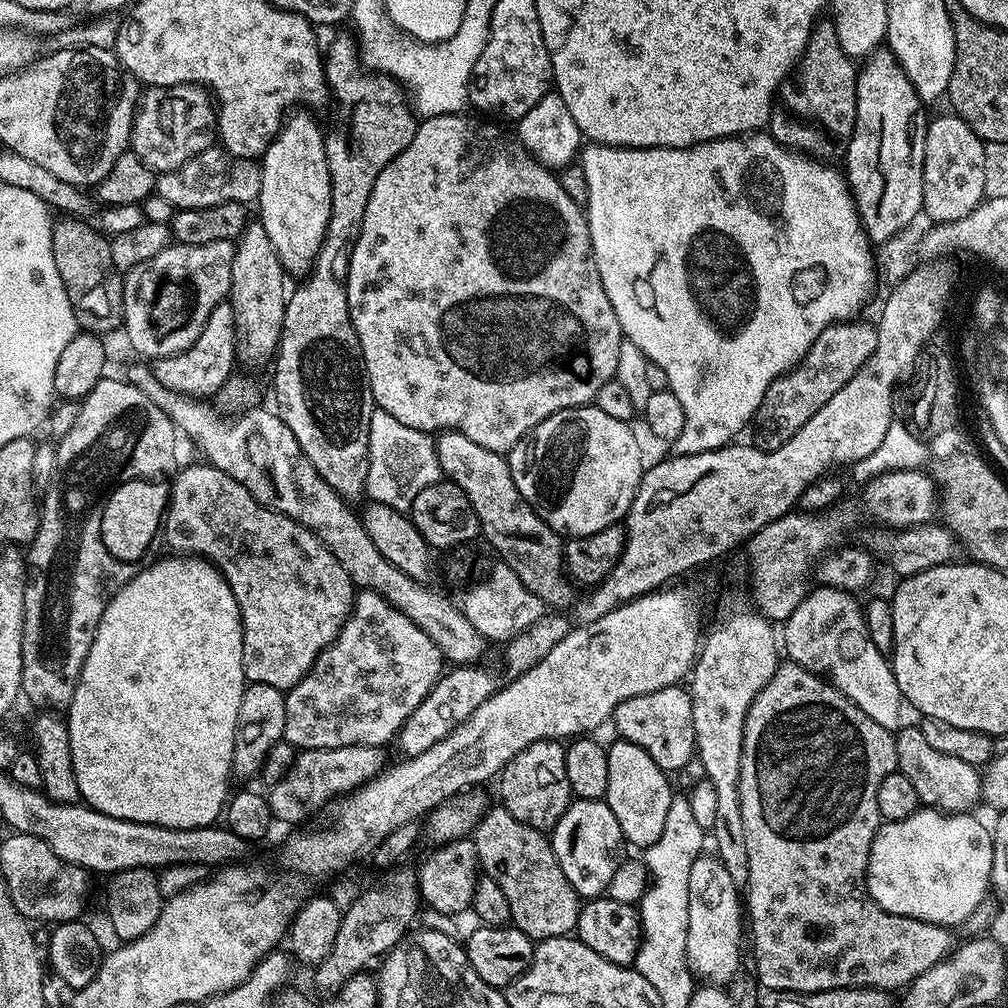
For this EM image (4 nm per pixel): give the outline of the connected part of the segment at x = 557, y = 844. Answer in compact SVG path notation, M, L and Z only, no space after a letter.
M577 800L562 814L562 818L551 829L552 849L558 858L558 866L562 866L562 874L574 886L577 896L581 898L600 898L610 886L610 878L614 878L614 870L618 870L626 841L618 826L618 818L603 800Z

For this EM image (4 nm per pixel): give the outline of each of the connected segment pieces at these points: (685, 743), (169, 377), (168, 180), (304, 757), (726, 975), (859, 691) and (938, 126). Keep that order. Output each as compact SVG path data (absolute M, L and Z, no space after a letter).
M677 686L654 690L648 694L638 694L634 698L626 698L614 710L611 723L616 724L619 739L634 742L634 746L642 746L654 762L664 772L675 774L679 768L693 763L696 750L696 731L694 730L694 710L692 696L687 687Z
M231 303L218 305L204 324L202 334L184 352L176 356L161 356L155 361L154 371L158 382L166 390L174 390L183 396L212 398L228 376L234 372L236 359L236 327Z
M220 146L204 148L182 166L161 173L156 182L156 194L176 210L208 208L230 202L247 205L259 199L260 190L259 167L251 161L230 155Z
M357 744L337 748L305 748L297 751L296 760L290 766L290 770L286 770L284 777L267 789L266 797L273 817L284 824L303 825L300 823L307 816L314 815L331 800L339 801L345 794L363 788L368 781L380 775L386 767L384 751L383 747Z
M701 854L690 868L686 958L692 975L723 985L741 971L742 892L715 854Z
M813 587L808 596L798 602L798 610L783 621L782 648L787 659L816 676L823 676L846 694L862 714L895 733L905 723L906 701L898 690L889 657L880 652L870 638L861 601L856 599L853 593L841 588Z
M955 114L940 116L937 120L934 118L928 120L928 129L926 130L926 158L924 159L924 207L923 215L929 216L929 221L945 224L954 222L958 218L966 218L979 206L981 200L985 199L984 187L985 179L985 155L983 146L985 141L970 130L970 126Z

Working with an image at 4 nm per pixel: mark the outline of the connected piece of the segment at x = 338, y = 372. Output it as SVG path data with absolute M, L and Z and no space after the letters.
M351 35L348 36L340 36L337 40L330 41L328 48L326 44L326 55L324 56L324 77L328 83L331 103L333 105L336 103L336 109L332 112L332 129L327 129L324 137L326 162L330 170L330 190L332 191L332 197L330 198L330 218L328 219L326 232L322 238L322 244L316 254L316 260L313 261L312 267L308 269L303 279L297 283L301 284L297 286L296 293L294 293L293 296L291 293L291 295L287 297L284 306L284 325L282 326L282 334L280 335L280 347L276 349L276 355L274 357L276 373L272 376L272 392L276 395L275 411L282 418L282 422L286 422L286 426L290 426L290 434L294 434L294 438L298 438L298 446L302 446L302 454L306 454L310 466L314 466L314 470L336 491L341 499L347 502L353 502L353 500L358 499L359 496L363 497L365 495L365 488L367 486L368 431L370 430L370 420L374 405L365 377L362 375L360 343L356 337L356 331L352 325L350 310L348 309L347 258L352 246L352 241L356 239L356 233L360 230L362 214L366 210L366 202L370 198L370 190L374 190L374 182L378 178L378 174L382 174L384 167L394 158L398 158L398 154L402 154L402 150L406 150L406 146L410 146L410 142L414 142L414 134L418 127L418 120L414 115L413 109L406 103L405 89L397 84L391 76L373 74L365 70L362 67L357 41L353 39Z

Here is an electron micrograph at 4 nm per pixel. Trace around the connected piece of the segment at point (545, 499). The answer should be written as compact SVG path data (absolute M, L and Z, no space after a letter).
M595 406L567 408L550 414L550 418L538 422L536 429L507 453L518 494L522 494L526 503L564 538L598 534L598 530L620 524L628 515L646 471L644 452L640 449L639 438L632 433L632 426L629 421L610 418L610 414Z

